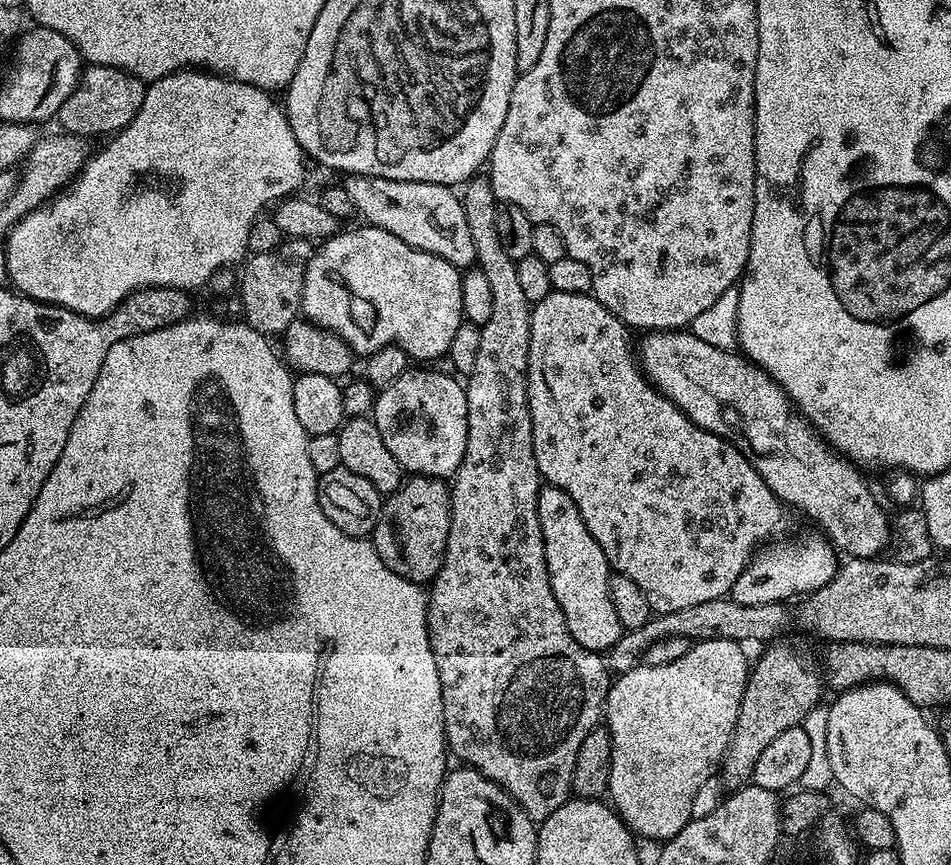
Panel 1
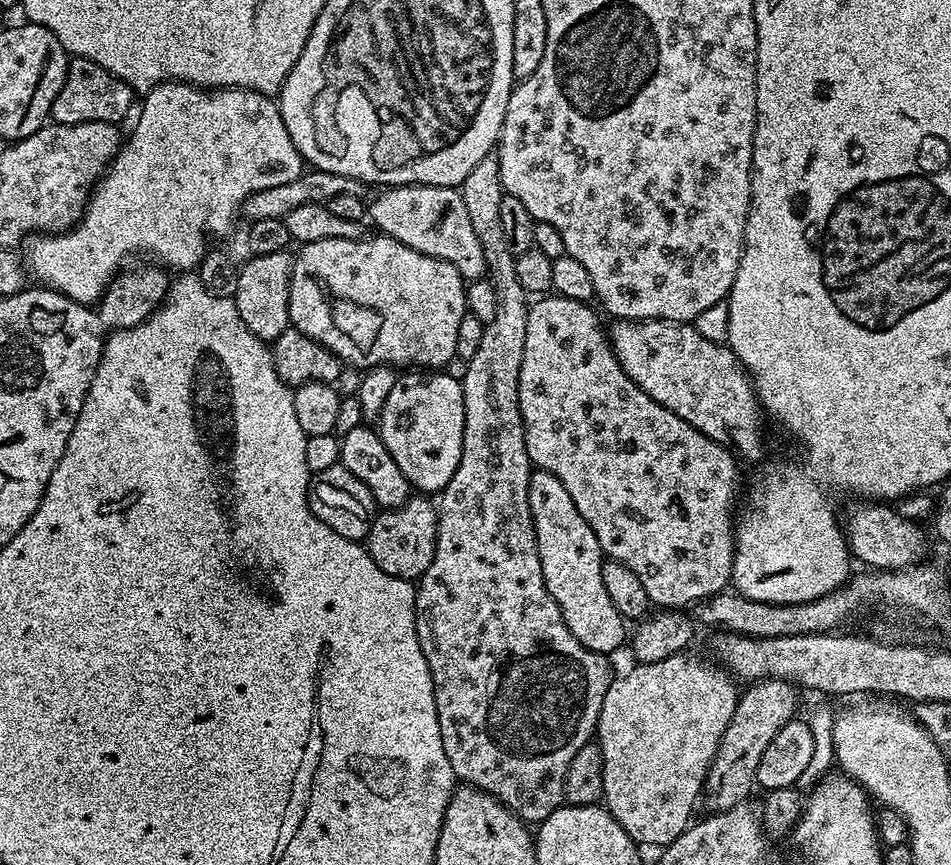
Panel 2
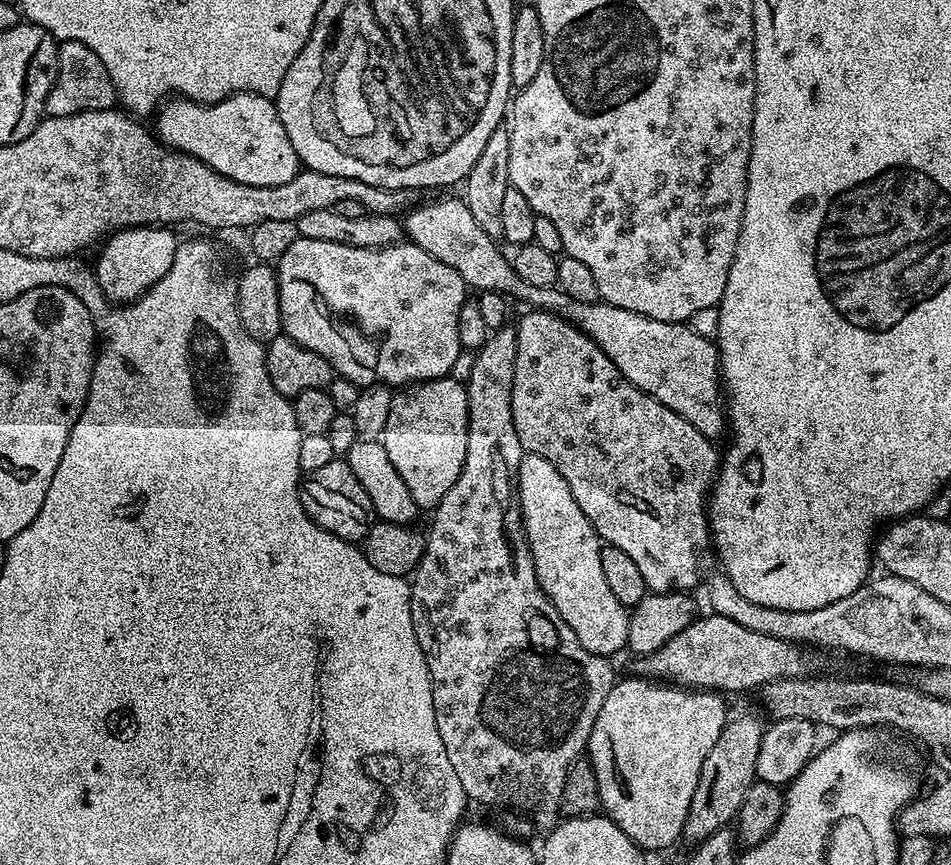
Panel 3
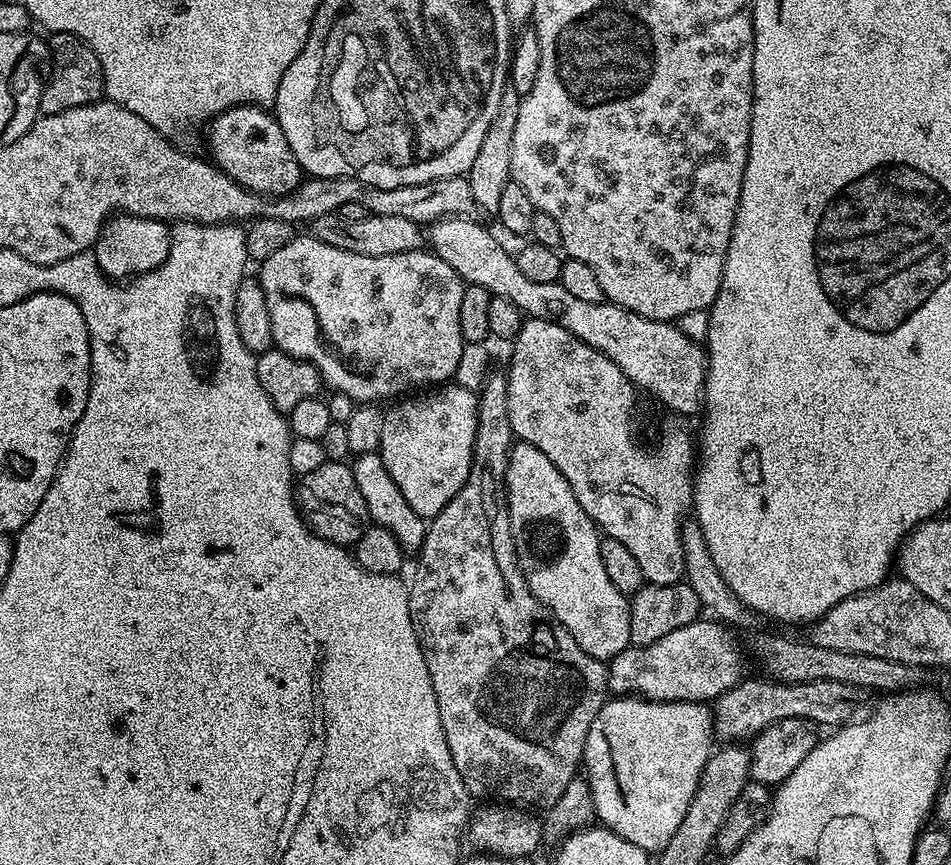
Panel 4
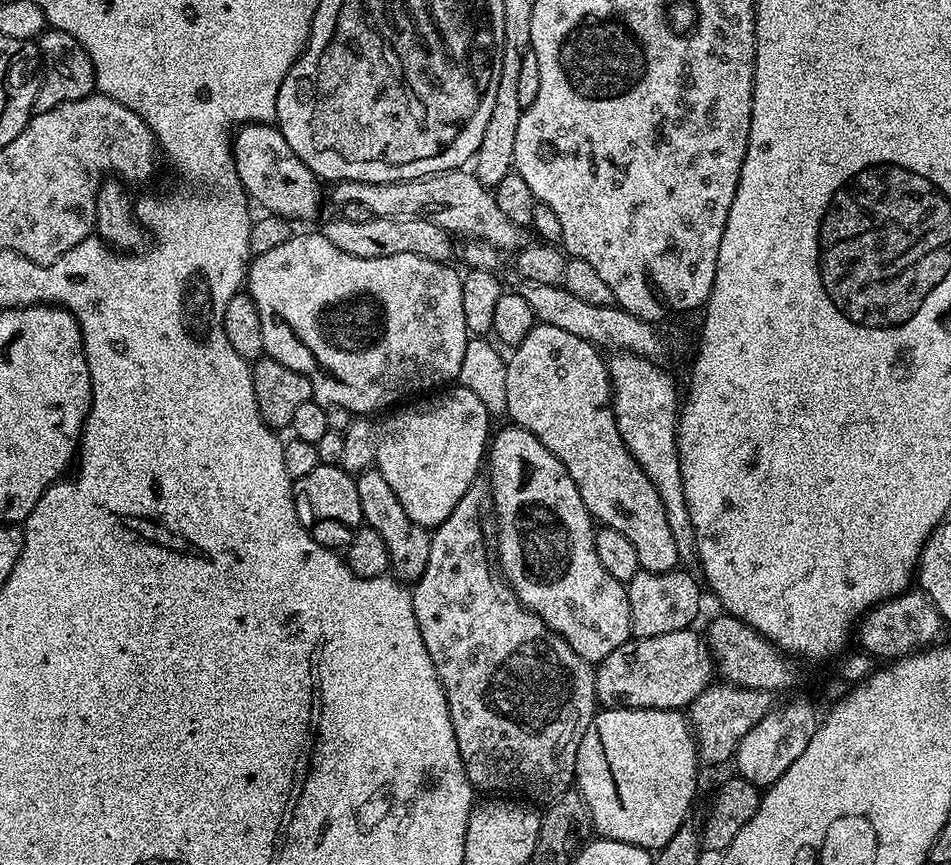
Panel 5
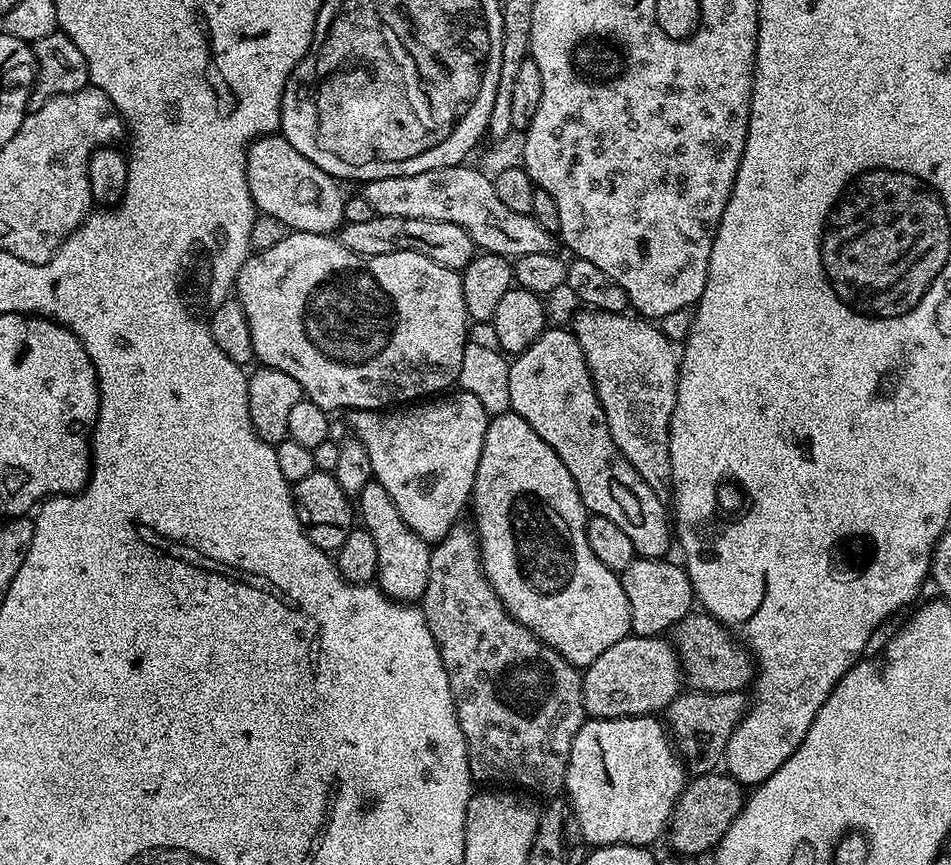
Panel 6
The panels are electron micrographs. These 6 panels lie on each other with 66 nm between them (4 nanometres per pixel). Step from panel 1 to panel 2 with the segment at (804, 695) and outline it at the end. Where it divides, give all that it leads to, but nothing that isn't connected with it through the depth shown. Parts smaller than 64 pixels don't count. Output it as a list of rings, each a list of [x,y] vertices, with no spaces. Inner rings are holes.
[[[769,678],[749,683],[745,688],[748,689],[739,693],[726,734],[722,734],[722,742],[718,742],[718,750],[704,779],[702,804],[708,807],[709,813],[725,812],[749,799],[752,788],[757,787],[756,771],[758,762],[762,762],[762,754],[766,754],[766,746],[770,746],[774,734],[797,715],[797,685]]]

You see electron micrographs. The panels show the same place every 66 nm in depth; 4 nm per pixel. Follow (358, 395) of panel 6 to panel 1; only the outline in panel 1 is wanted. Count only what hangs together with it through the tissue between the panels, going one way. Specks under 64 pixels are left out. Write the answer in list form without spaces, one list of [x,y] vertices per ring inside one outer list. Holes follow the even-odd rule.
[[[359,226],[349,232],[337,231],[313,251],[304,268],[300,310],[303,319],[322,326],[352,347],[357,357],[367,358],[373,352],[395,344],[413,361],[431,362],[448,354],[458,326],[465,323],[462,310],[461,269],[429,252],[406,246],[390,230]]]

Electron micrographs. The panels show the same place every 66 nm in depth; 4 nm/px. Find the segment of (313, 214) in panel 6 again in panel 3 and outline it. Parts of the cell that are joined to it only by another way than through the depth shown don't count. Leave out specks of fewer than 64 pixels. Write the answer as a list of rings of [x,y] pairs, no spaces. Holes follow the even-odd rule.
[[[235,92],[233,96],[227,96],[216,104],[200,105],[196,100],[172,98],[159,105],[155,120],[154,132],[161,144],[185,152],[187,156],[196,156],[218,174],[239,184],[282,186],[282,182],[290,182],[290,178],[294,178],[298,171],[296,151],[294,146],[290,146],[290,138],[276,113],[275,103],[269,97],[257,96],[255,92]]]

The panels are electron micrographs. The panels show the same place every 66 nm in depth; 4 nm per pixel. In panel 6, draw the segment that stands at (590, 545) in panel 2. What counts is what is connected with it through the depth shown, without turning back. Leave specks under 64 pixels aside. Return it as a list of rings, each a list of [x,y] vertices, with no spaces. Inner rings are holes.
[[[509,410],[493,415],[489,419],[486,438],[482,446],[482,458],[478,458],[478,474],[474,478],[472,487],[470,512],[476,515],[474,531],[480,545],[480,565],[484,567],[484,577],[496,591],[496,596],[502,602],[502,606],[513,620],[517,620],[519,624],[530,629],[543,644],[548,644],[554,650],[558,650],[558,654],[562,654],[566,662],[583,670],[594,662],[594,658],[598,658],[598,654],[602,654],[602,650],[610,650],[614,642],[622,642],[622,638],[630,635],[632,619],[630,618],[630,602],[626,602],[626,590],[622,590],[619,575],[610,571],[606,566],[602,566],[602,562],[594,558],[594,550],[590,550],[590,542],[586,542],[586,526],[590,513],[578,494],[578,486],[574,478],[570,478],[570,470],[562,466],[562,458],[558,458],[558,454],[554,454],[554,450],[550,450],[550,446],[546,446],[546,442],[542,442],[538,434],[534,434],[530,422],[526,422],[526,418],[522,418],[517,412]]]

